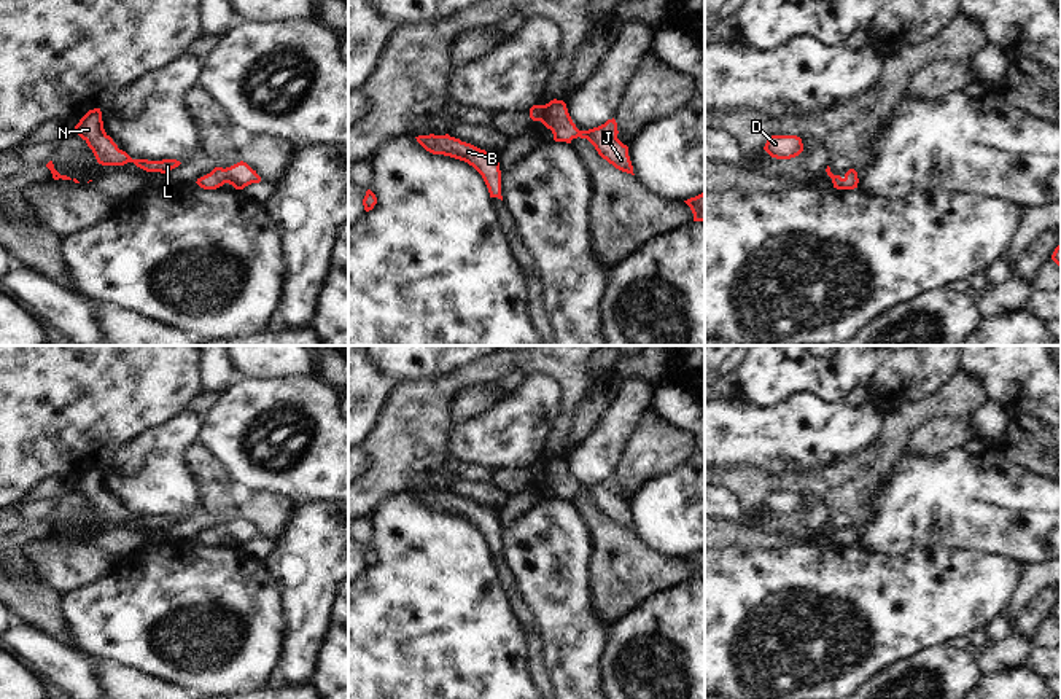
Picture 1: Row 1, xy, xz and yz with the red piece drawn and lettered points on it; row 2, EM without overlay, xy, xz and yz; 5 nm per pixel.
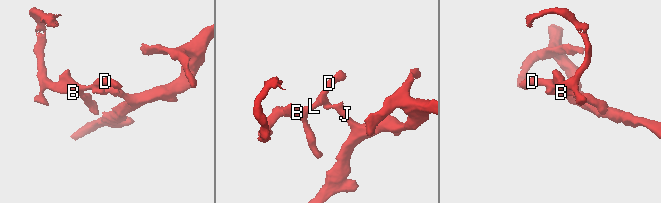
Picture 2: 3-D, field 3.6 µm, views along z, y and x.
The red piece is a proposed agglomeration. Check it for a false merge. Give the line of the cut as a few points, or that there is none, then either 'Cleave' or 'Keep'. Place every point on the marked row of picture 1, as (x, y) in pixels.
No split. Keep

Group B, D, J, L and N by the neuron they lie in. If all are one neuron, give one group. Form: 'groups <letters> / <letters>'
groups B D J L N

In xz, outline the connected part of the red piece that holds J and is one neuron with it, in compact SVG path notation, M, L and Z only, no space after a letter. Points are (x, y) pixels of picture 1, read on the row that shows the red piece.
M557 99L546 105L533 105L530 118L550 129L555 142L571 143L577 137L587 139L603 159L616 169L635 175L628 146L617 139L619 131L614 118L598 127L579 131L568 113L566 103Z

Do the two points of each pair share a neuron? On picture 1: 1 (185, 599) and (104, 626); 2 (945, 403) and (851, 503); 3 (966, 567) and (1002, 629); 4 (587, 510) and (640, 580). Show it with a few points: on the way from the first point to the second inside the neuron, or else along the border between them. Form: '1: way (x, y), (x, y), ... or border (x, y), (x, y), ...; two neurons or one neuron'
1: way (164, 610), (124, 618); one neuron
2: way (917, 416), (862, 475); one neuron
3: border (1001, 612), (983, 628); two neurons
4: way (600, 527), (622, 562); one neuron

